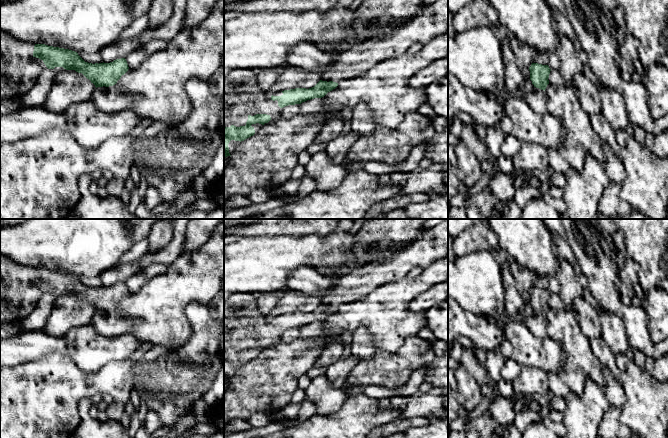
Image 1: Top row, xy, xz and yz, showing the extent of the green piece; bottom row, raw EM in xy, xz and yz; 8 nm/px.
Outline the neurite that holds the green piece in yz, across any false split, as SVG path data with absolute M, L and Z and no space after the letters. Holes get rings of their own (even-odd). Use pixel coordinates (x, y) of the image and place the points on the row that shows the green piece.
M532 63L529 67L530 77L525 78L521 96L536 113L547 113L545 89L549 84L551 69L548 65Z

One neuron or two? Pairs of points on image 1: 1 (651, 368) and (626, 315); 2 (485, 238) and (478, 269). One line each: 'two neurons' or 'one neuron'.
1: two neurons
2: two neurons

